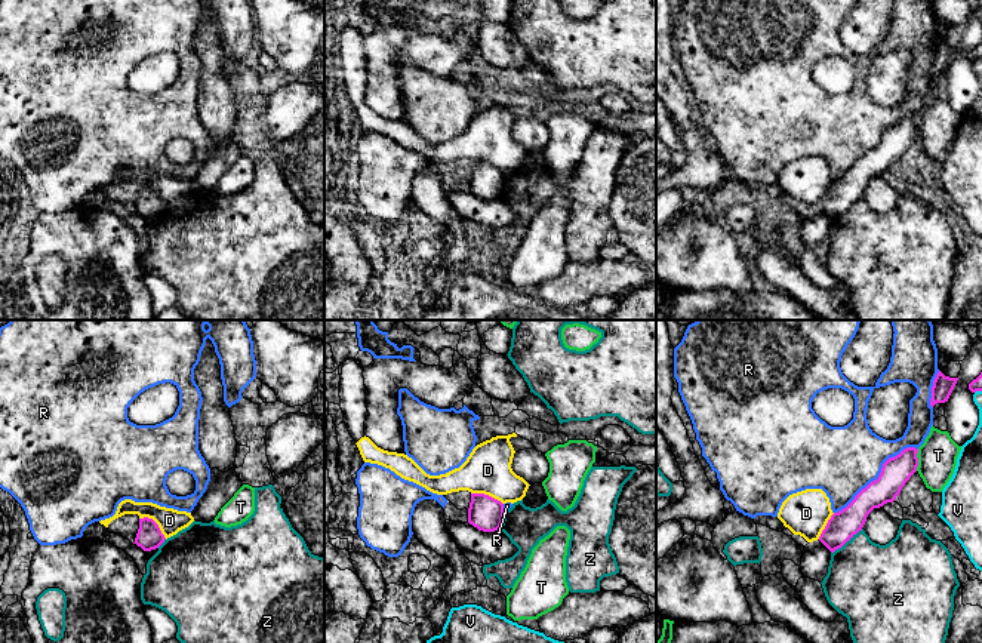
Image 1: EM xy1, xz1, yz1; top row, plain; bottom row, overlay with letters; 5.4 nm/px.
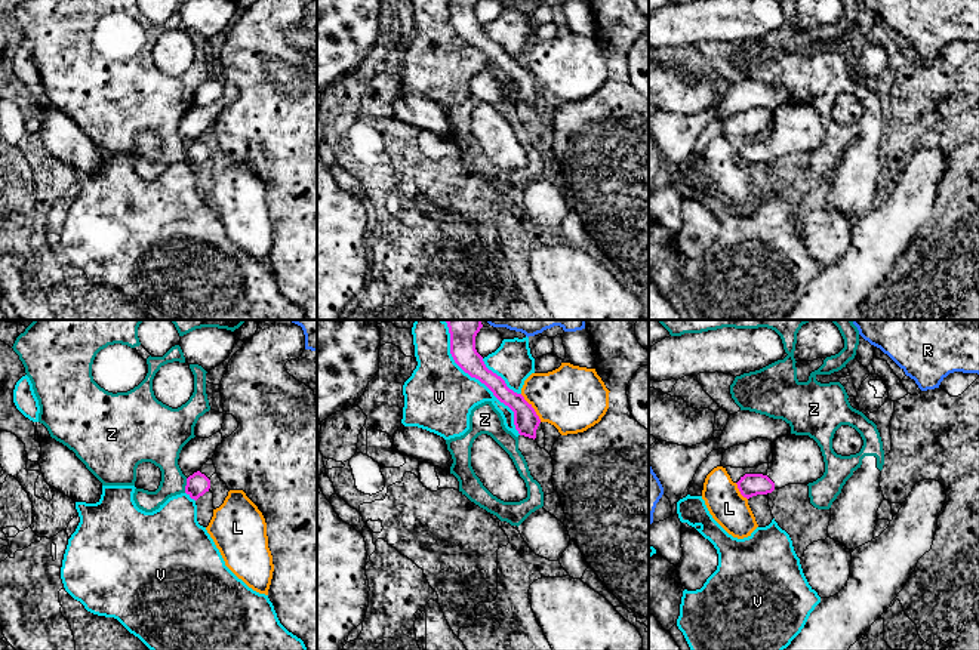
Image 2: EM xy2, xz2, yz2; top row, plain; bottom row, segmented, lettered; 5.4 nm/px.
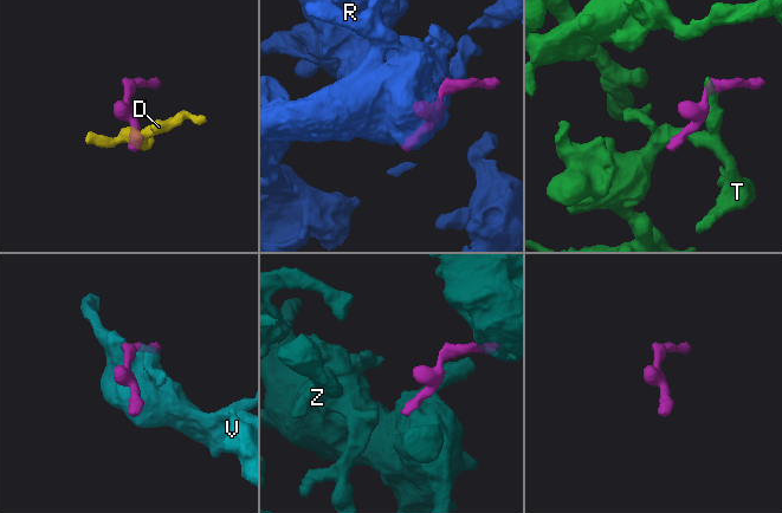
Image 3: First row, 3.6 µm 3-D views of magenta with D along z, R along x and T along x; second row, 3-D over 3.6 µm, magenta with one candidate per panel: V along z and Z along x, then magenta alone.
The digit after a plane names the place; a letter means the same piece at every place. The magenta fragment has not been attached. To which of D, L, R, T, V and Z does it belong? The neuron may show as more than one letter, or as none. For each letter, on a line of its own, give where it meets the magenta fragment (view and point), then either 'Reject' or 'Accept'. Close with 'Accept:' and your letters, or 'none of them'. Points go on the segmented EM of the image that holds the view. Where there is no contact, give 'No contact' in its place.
D: Touches magenta at xy1 (156, 523). Reject
L: Touches magenta at xz2 (532, 407). Reject
R: Touches magenta at yz1 (879, 476). Reject
T: Touches magenta at yz1 (917, 460). Reject
V: Touches magenta at xz2 (476, 378). Reject
Z: Touches magenta at yz1 (846, 541). Reject
Accept: none of them

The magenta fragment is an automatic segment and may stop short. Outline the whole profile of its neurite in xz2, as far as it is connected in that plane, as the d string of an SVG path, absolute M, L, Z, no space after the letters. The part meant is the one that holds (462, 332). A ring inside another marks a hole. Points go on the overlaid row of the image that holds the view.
M447 320L446 323L455 363L471 378L484 383L501 403L514 412L514 425L520 435L535 440L541 423L535 409L521 394L509 389L501 376L489 370L475 349L475 336L483 327L481 320Z

